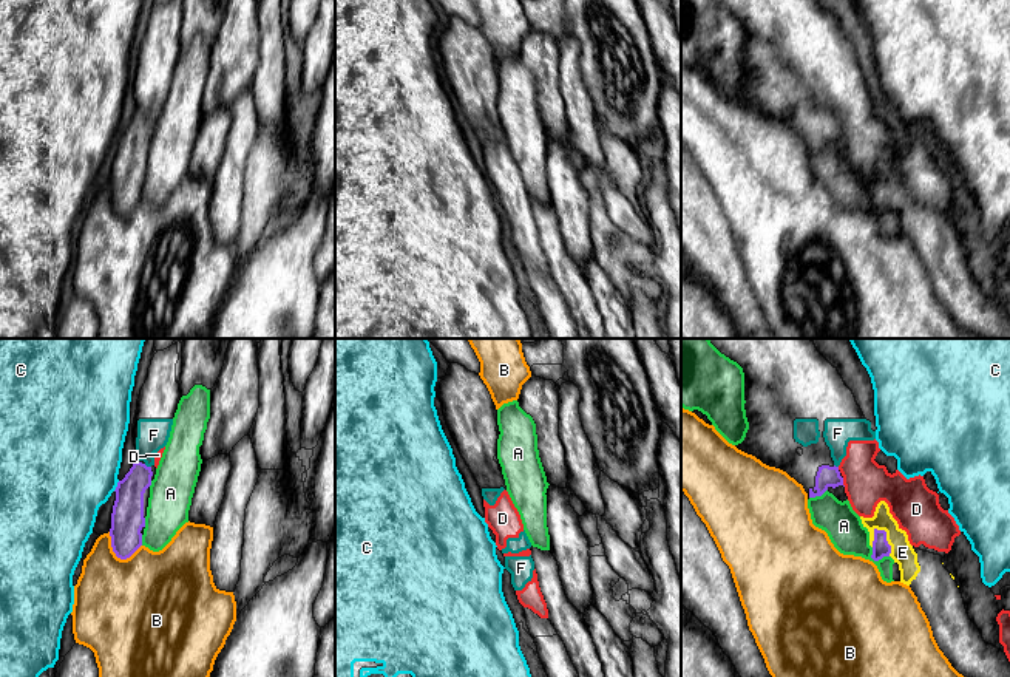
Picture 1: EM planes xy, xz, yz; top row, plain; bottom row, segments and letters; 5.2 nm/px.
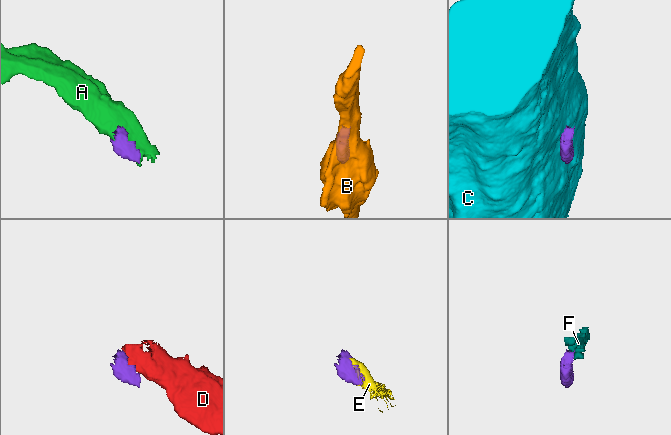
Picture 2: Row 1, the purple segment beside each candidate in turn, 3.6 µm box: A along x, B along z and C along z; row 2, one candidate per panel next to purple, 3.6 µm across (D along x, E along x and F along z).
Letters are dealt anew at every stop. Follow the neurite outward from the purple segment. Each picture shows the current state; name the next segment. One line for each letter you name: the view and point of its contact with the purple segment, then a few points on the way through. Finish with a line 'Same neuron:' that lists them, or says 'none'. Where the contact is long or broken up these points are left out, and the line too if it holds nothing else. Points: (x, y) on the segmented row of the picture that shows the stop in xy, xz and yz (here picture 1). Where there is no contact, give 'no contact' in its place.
E: contact yz (885, 538)
Same neuron: E

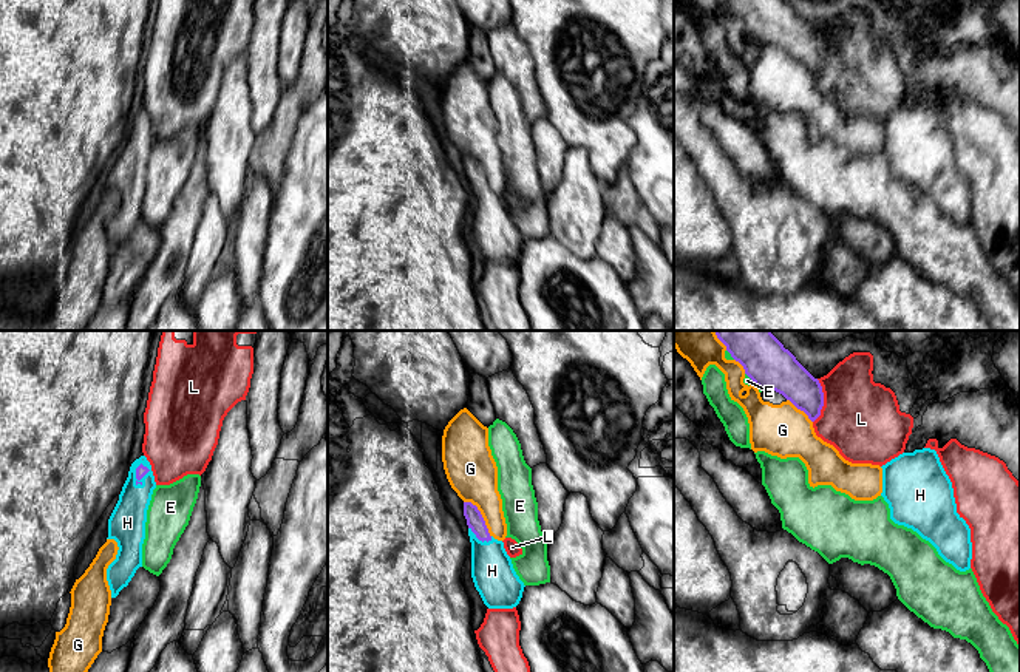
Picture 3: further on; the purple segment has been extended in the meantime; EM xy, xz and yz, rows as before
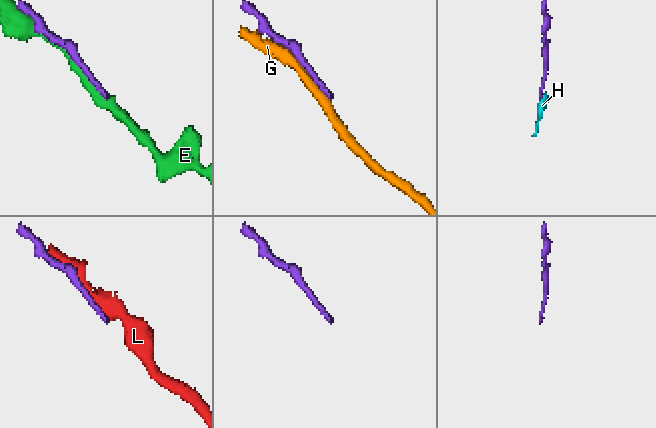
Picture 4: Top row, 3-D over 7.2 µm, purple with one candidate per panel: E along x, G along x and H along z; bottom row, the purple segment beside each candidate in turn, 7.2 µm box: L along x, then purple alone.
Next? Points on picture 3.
H: contact xy (136, 475); way xy (141, 470), (136, 475), (136, 495), (127, 521)
Same neuron: H

